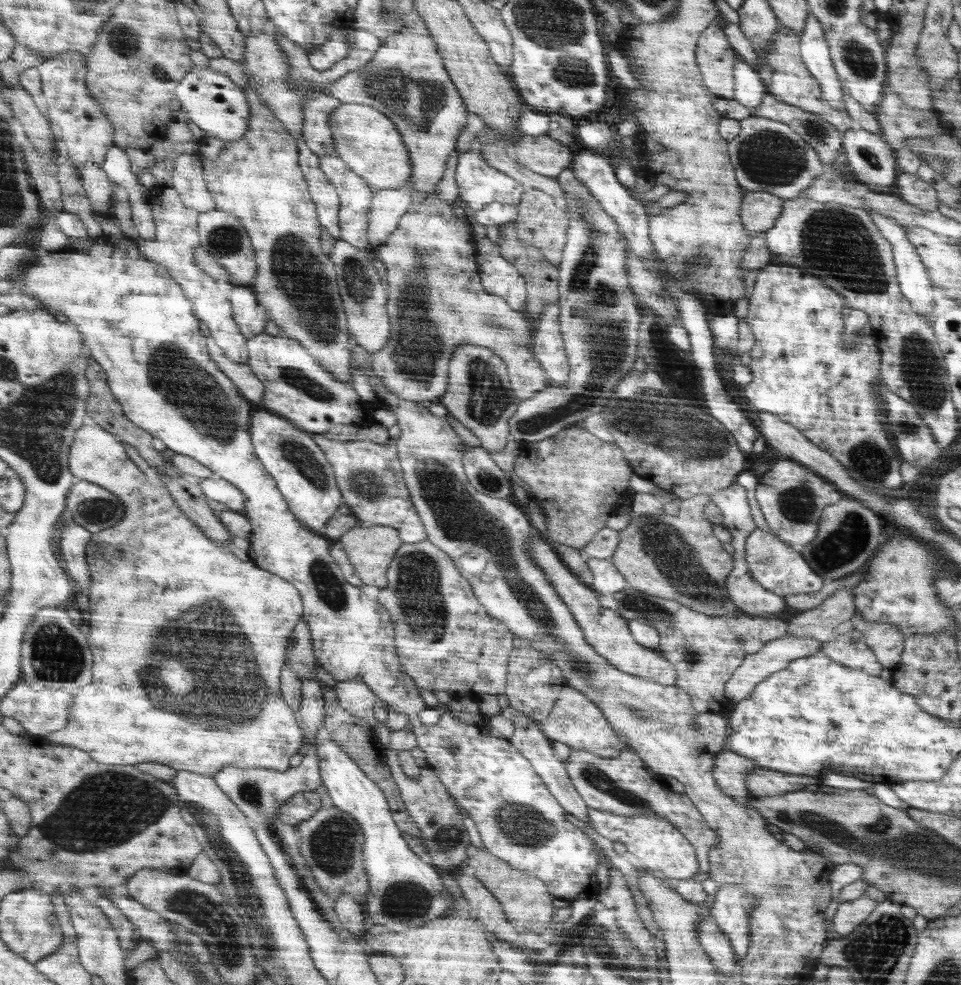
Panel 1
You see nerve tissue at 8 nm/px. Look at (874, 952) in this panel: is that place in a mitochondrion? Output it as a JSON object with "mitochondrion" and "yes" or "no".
{"mitochondrion":"yes"}

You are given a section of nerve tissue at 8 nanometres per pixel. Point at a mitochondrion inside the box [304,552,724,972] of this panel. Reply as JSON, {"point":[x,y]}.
{"point":[333,846]}

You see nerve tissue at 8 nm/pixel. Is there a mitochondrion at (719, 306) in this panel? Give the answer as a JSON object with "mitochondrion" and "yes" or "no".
{"mitochondrion":"no"}

